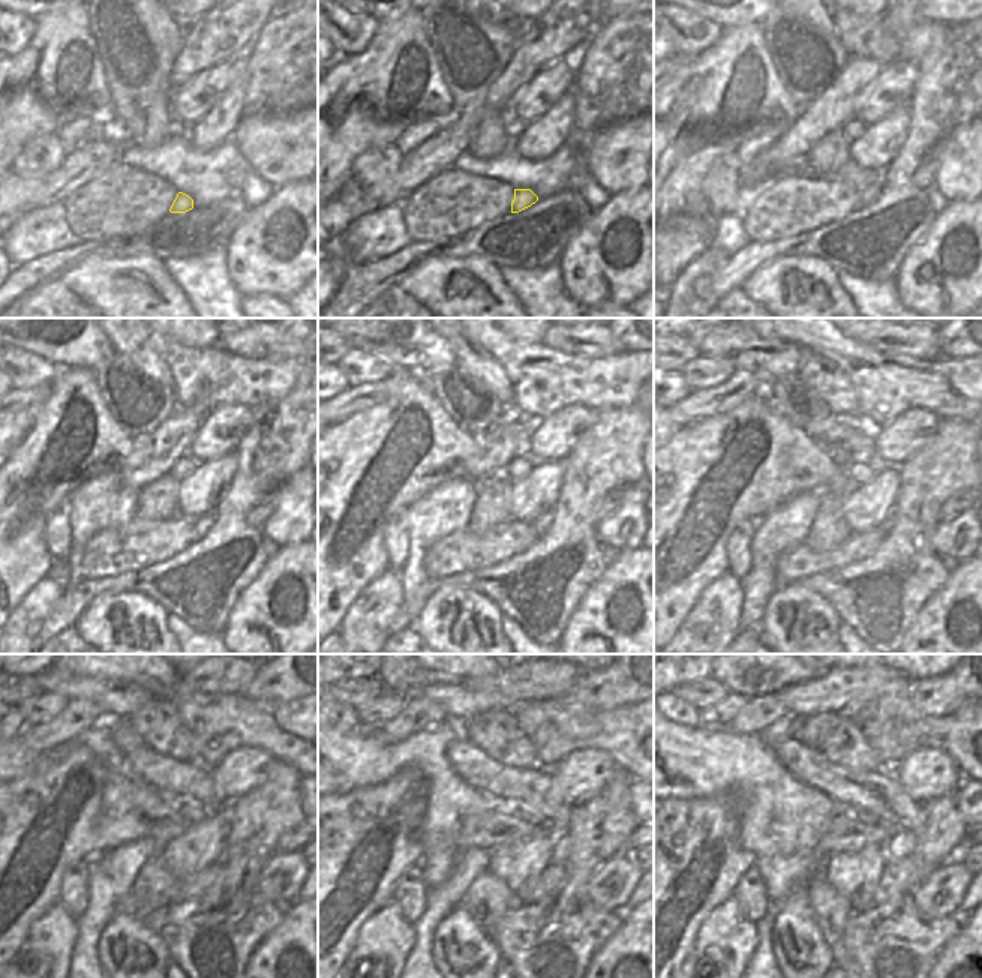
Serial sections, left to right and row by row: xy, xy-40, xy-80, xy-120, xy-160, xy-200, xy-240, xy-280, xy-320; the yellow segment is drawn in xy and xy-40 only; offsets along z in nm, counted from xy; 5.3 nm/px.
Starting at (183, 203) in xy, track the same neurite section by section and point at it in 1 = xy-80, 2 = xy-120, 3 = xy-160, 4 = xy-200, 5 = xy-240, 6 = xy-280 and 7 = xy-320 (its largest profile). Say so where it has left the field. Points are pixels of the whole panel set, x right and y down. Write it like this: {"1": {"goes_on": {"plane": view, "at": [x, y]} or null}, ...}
{"1": {"goes_on": {"plane": "xy-80", "at": [867, 195]}}, "2": {"goes_on": {"plane": "xy-120", "at": [201, 525]}}, "3": {"goes_on": {"plane": "xy-160", "at": [543, 522]}}, "4": {"goes_on": {"plane": "xy-200", "at": [888, 522]}}, "5": {"goes_on": {"plane": "xy-240", "at": [221, 858]}}, "6": {"goes_on": {"plane": "xy-280", "at": [561, 845]}}, "7": {"goes_on": {"plane": "xy-320", "at": [901, 843]}}}

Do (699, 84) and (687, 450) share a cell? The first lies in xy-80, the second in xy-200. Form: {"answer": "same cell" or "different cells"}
{"answer": "same cell"}

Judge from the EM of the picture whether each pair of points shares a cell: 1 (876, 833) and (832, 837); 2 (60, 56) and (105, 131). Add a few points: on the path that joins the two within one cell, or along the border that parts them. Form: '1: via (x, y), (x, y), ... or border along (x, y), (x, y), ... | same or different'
1: via (865, 834), (843, 836) | same
2: border along (113, 114), (104, 125) | different

